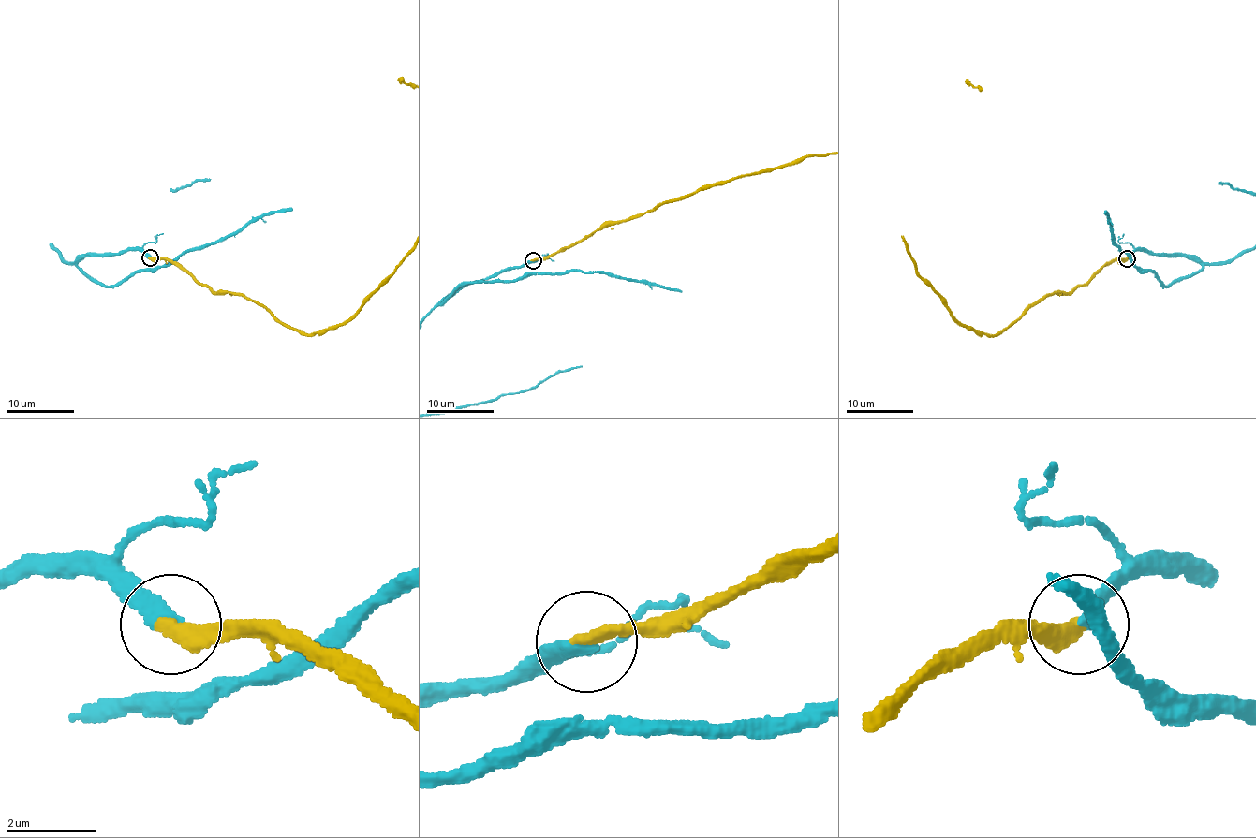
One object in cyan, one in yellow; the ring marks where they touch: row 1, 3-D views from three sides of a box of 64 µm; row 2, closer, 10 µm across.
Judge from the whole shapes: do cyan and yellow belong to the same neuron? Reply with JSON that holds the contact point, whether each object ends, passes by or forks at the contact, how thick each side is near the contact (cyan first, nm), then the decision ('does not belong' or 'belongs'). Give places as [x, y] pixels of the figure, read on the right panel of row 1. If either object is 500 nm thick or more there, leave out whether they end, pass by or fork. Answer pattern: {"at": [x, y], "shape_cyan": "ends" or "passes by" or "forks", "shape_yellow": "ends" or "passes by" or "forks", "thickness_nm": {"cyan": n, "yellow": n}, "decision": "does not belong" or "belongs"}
{"at": [1127, 258], "shape_cyan": "ends", "shape_yellow": "ends", "thickness_nm": {"cyan": 360, "yellow": 320}, "decision": "belongs"}

